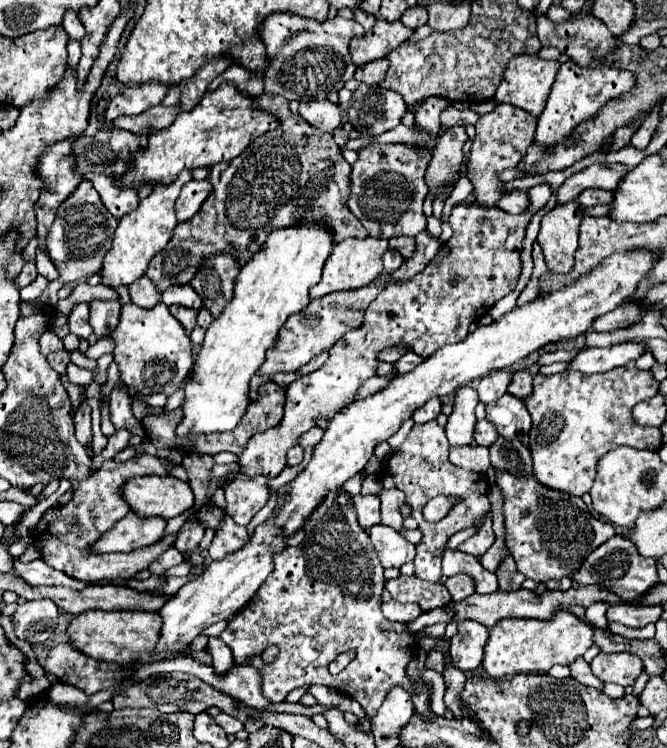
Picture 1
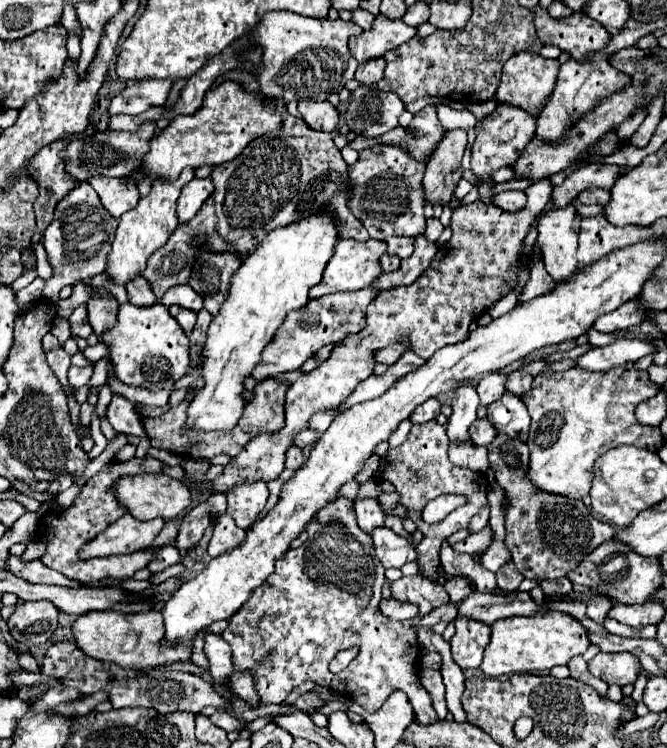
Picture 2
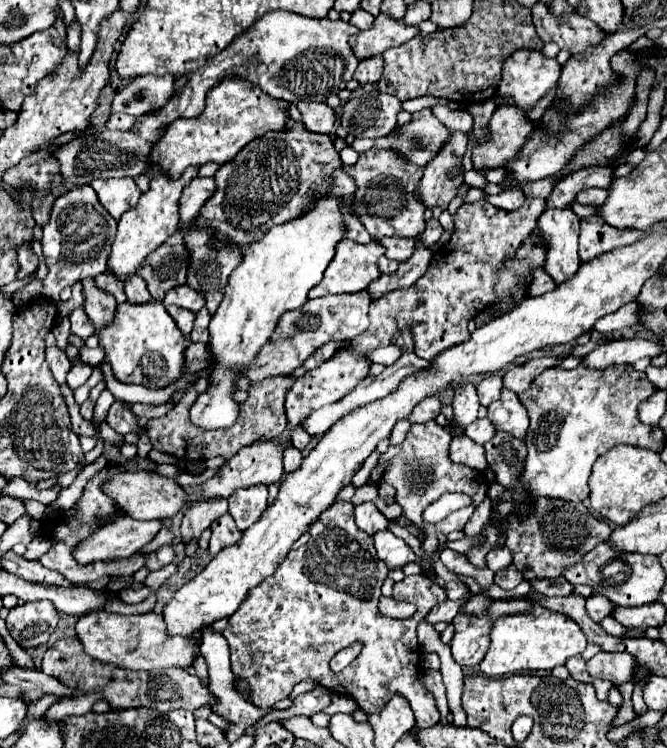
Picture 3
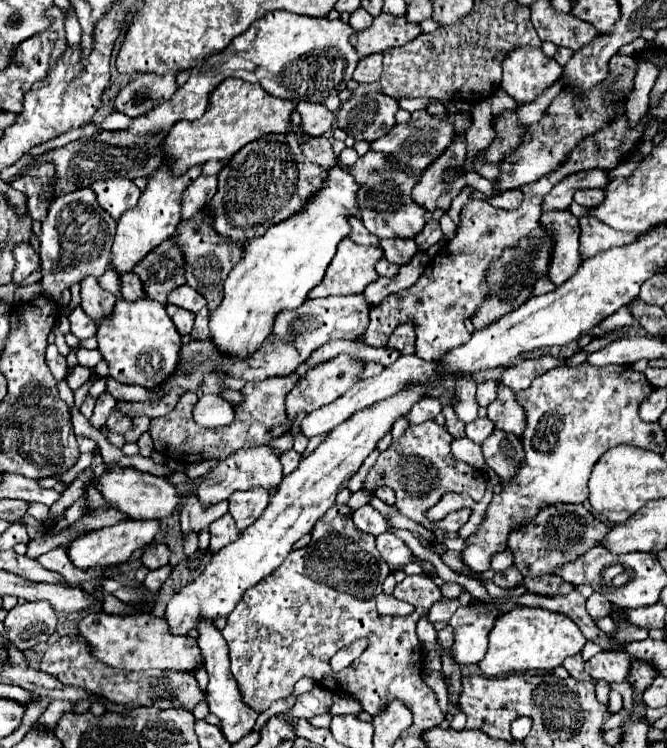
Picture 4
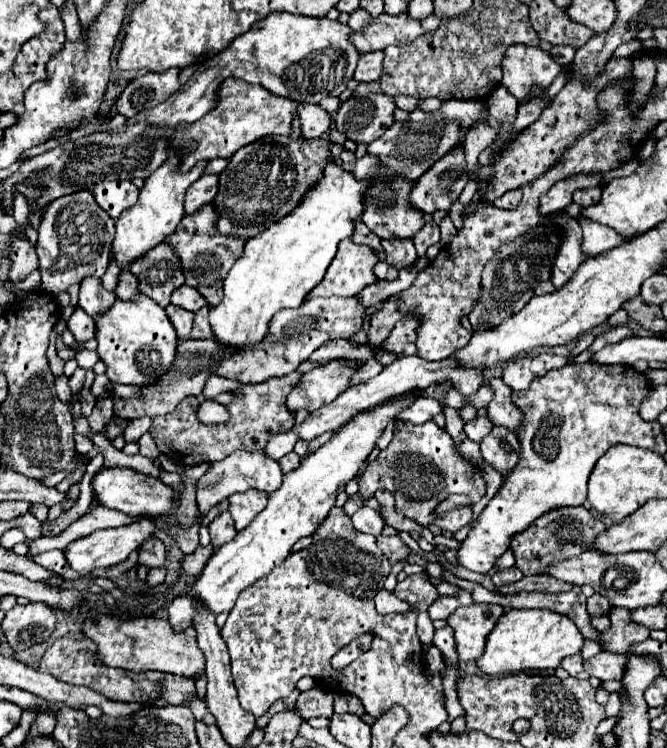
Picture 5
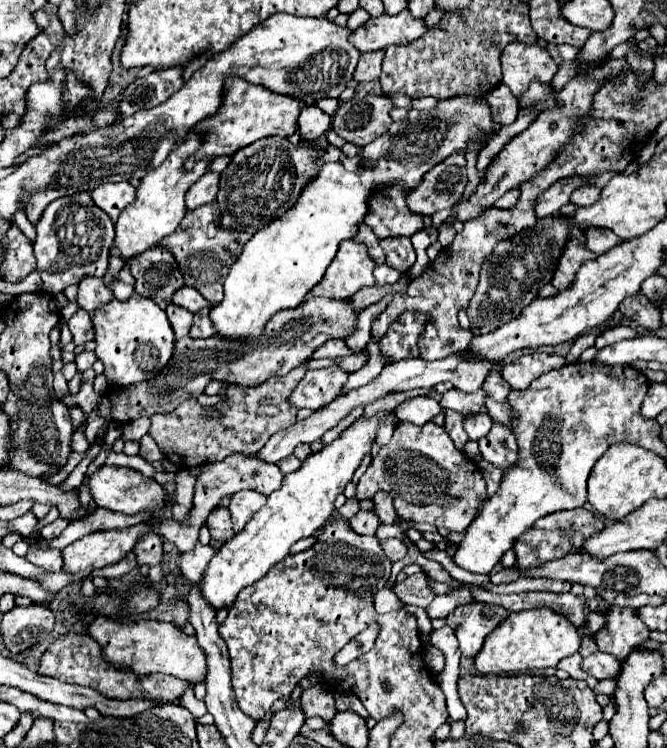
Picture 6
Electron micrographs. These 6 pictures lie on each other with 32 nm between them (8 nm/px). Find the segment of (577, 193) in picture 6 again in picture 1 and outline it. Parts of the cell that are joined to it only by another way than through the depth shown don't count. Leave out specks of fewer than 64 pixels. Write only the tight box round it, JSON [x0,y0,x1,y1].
[578,188,614,206]

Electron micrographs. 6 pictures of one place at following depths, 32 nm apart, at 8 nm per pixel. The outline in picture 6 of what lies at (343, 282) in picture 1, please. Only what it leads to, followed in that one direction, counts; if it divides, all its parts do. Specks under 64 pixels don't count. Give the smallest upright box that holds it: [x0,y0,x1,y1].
[306,240,374,300]

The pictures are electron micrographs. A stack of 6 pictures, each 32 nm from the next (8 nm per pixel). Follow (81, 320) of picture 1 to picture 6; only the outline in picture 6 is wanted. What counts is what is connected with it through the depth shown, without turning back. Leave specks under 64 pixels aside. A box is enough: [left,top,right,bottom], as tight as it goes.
[68,308,94,346]

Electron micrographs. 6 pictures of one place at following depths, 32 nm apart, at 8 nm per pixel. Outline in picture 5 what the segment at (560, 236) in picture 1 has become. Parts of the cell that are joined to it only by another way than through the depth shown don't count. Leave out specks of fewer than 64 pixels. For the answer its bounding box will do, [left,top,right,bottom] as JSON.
[550,214,588,288]

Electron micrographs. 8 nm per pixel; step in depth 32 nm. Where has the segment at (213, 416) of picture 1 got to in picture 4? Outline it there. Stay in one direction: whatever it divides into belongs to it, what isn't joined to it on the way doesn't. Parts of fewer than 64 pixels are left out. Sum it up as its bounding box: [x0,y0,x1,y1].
[194,166,360,426]

